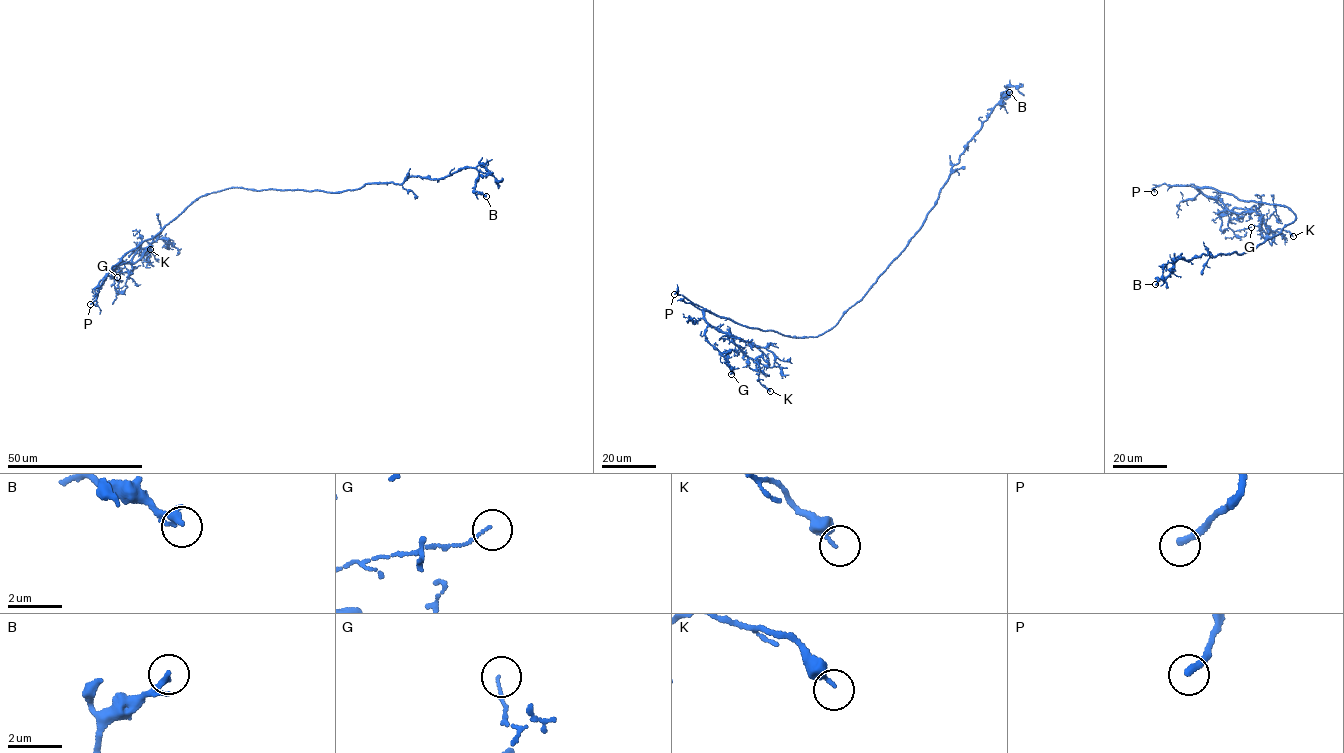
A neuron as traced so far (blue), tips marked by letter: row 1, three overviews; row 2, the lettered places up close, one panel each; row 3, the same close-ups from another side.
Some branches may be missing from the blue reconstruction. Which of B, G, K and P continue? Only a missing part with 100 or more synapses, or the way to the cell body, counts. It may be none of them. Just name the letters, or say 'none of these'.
P

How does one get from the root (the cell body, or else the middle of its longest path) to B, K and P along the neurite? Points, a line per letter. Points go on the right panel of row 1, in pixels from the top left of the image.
B: (1290, 223), (1242, 255), (1234, 252), (1213, 257), (1208, 252), (1188, 261), (1178, 259), (1172, 273), (1155, 284)
K: (1290, 223), (1296, 216), (1285, 205), (1199, 189), (1229, 210), (1255, 210), (1266, 234), (1282, 229), (1293, 236)
P: (1290, 223), (1296, 216), (1285, 205), (1247, 202), (1210, 186), (1164, 183), (1152, 188), (1154, 192)

